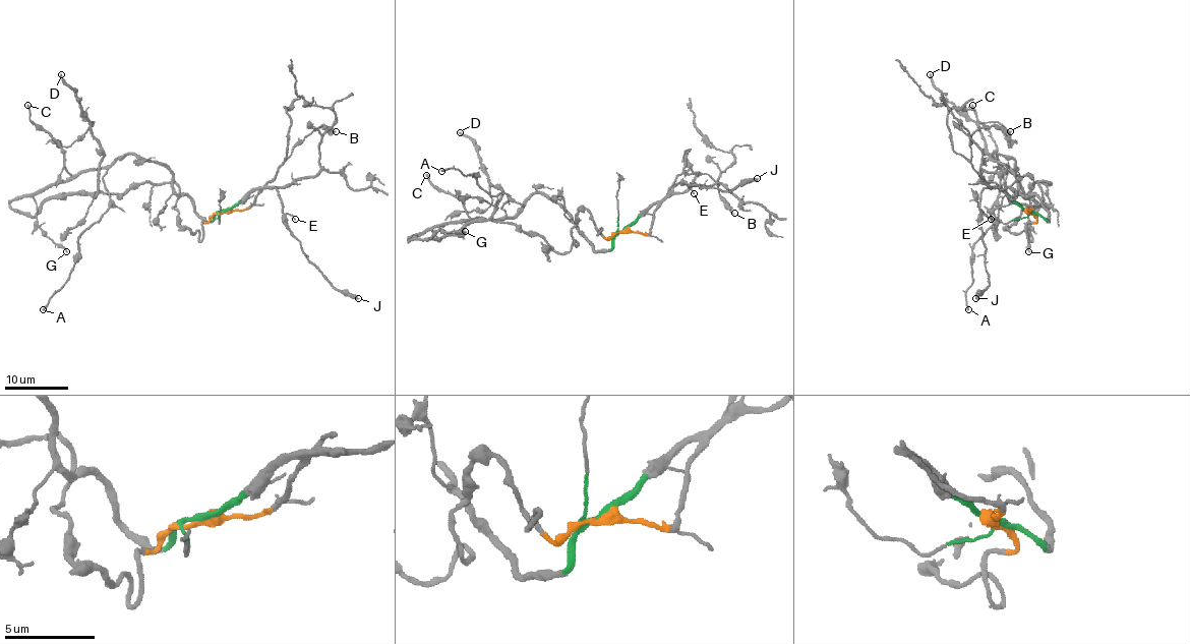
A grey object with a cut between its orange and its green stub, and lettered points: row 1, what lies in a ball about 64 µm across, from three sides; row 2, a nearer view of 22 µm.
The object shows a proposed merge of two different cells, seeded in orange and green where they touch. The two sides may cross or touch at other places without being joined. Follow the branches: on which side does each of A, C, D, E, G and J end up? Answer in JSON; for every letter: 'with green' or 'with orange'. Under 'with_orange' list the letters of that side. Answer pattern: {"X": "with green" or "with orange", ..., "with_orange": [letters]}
{"A": "with green", "C": "with green", "D": "with orange", "E": "with green", "G": "with green", "J": "with green", "with_orange": ["D"]}

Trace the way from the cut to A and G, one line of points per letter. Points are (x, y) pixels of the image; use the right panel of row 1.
A: (1029, 211), (1047, 221), (1040, 201), (1023, 195), (991, 155), (1015, 166), (993, 225), (973, 246), (968, 309)
G: (1029, 211), (1047, 221), (1040, 201), (1023, 195), (1016, 176), (993, 154), (1015, 162), (1029, 205), (1029, 252)

